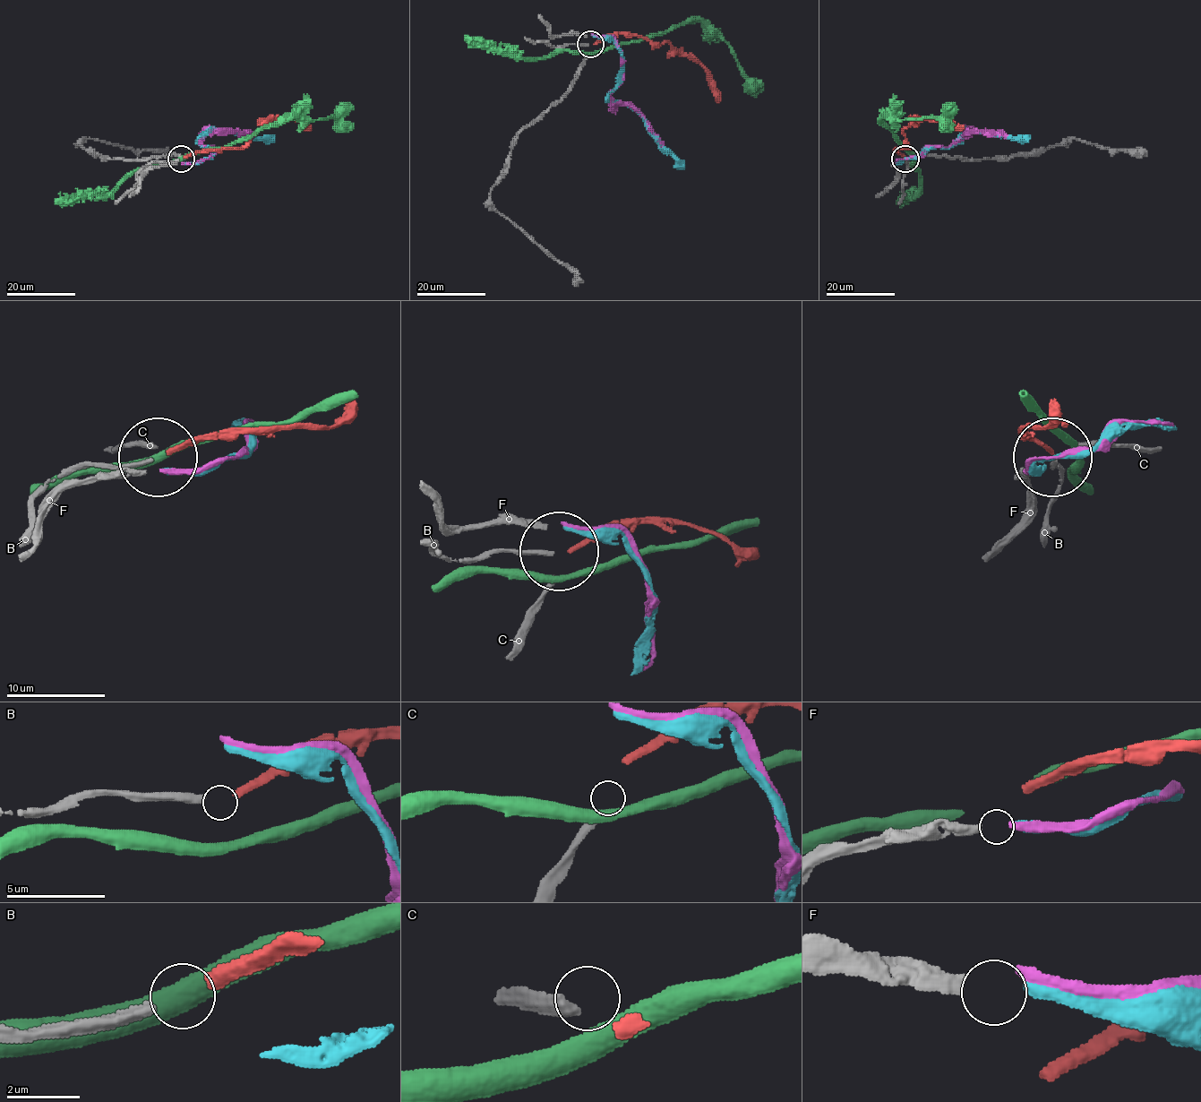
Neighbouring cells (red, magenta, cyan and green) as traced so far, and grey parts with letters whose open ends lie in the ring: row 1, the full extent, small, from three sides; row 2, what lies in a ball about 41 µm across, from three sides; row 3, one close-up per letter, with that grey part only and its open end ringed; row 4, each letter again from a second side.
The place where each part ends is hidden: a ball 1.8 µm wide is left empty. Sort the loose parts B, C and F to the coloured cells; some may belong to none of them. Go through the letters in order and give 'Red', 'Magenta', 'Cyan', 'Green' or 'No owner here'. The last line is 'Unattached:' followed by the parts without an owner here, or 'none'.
B: Red
C: No owner here
F: Cyan
Unattached: C

